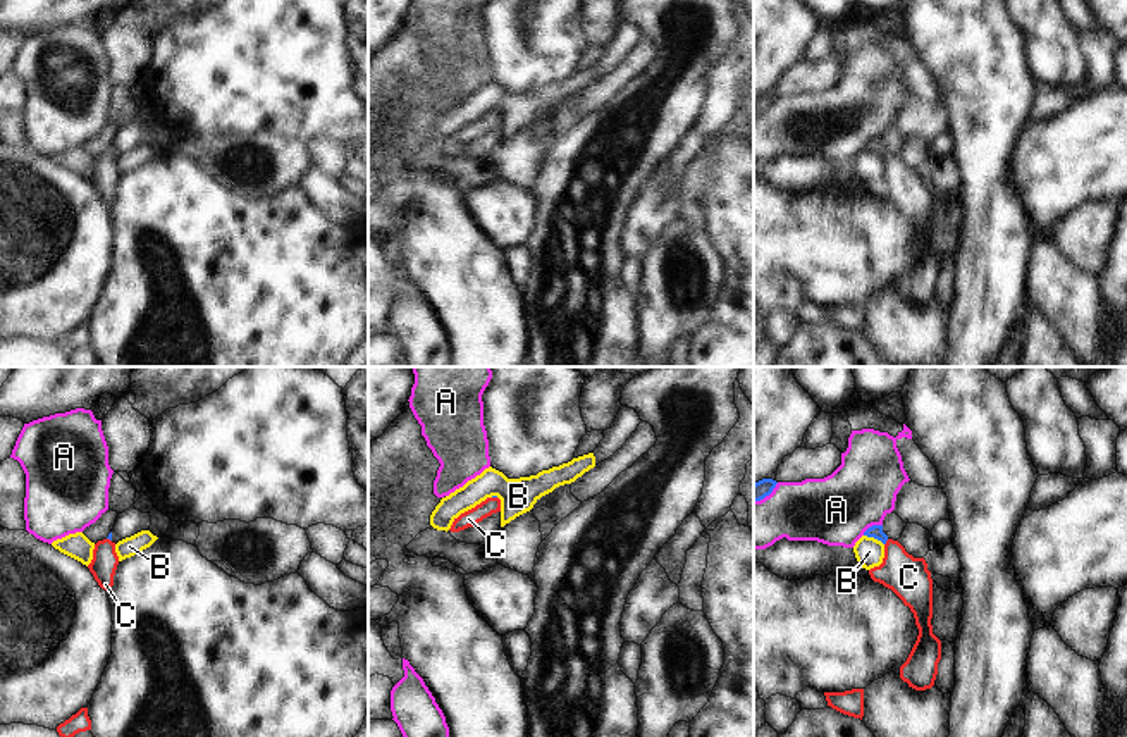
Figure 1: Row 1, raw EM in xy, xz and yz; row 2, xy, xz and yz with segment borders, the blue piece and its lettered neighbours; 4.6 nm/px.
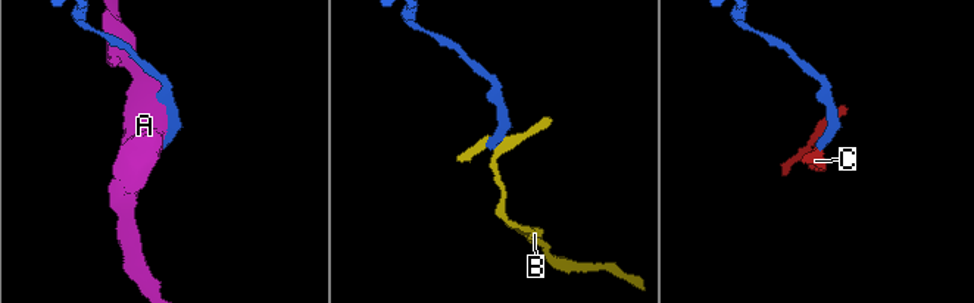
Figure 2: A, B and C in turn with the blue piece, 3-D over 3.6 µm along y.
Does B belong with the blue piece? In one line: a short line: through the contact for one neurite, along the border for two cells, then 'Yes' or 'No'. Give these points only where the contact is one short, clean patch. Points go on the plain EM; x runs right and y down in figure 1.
Line: yz (864, 148), (883, 159). No

